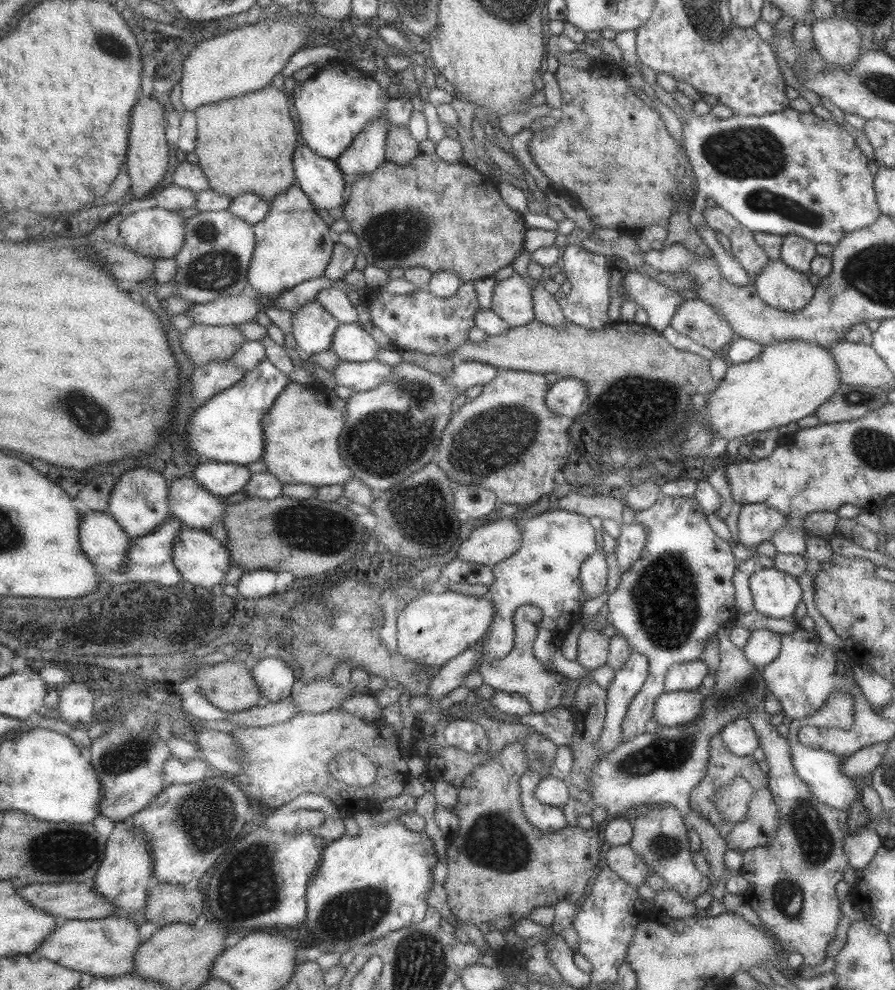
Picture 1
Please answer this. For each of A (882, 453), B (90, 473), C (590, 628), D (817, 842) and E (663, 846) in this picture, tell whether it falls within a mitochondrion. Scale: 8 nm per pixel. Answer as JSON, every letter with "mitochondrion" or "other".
{"A":"mitochondrion","B":"other","C":"other","D":"mitochondrion","E":"mitochondrion"}

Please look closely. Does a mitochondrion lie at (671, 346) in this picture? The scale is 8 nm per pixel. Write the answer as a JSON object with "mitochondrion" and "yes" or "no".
{"mitochondrion":"no"}

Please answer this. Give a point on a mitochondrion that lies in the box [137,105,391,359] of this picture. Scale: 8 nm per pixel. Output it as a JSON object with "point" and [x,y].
{"point":[216,270]}

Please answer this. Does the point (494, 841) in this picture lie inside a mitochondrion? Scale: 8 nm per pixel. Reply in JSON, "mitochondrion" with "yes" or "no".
{"mitochondrion":"yes"}

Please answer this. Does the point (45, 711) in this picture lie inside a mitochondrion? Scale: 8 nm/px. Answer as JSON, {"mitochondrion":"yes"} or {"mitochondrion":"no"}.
{"mitochondrion":"no"}

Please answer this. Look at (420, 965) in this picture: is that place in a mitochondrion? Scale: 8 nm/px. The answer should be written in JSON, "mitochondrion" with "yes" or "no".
{"mitochondrion":"yes"}

